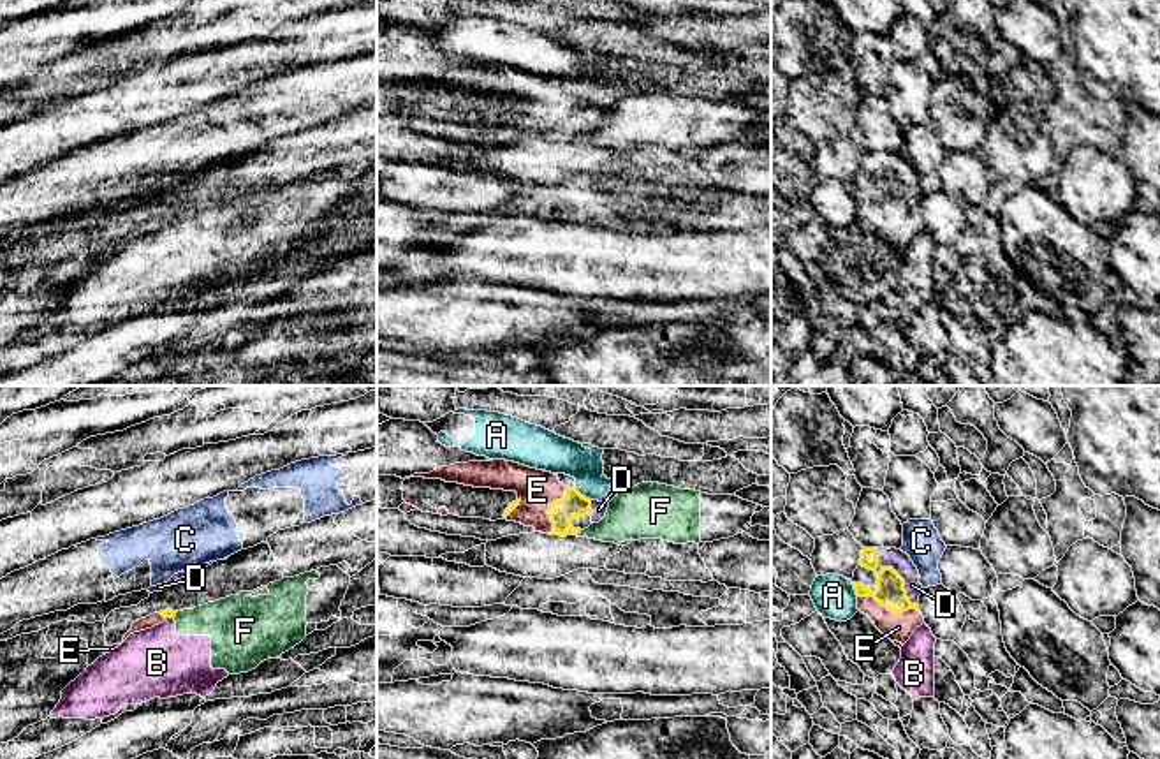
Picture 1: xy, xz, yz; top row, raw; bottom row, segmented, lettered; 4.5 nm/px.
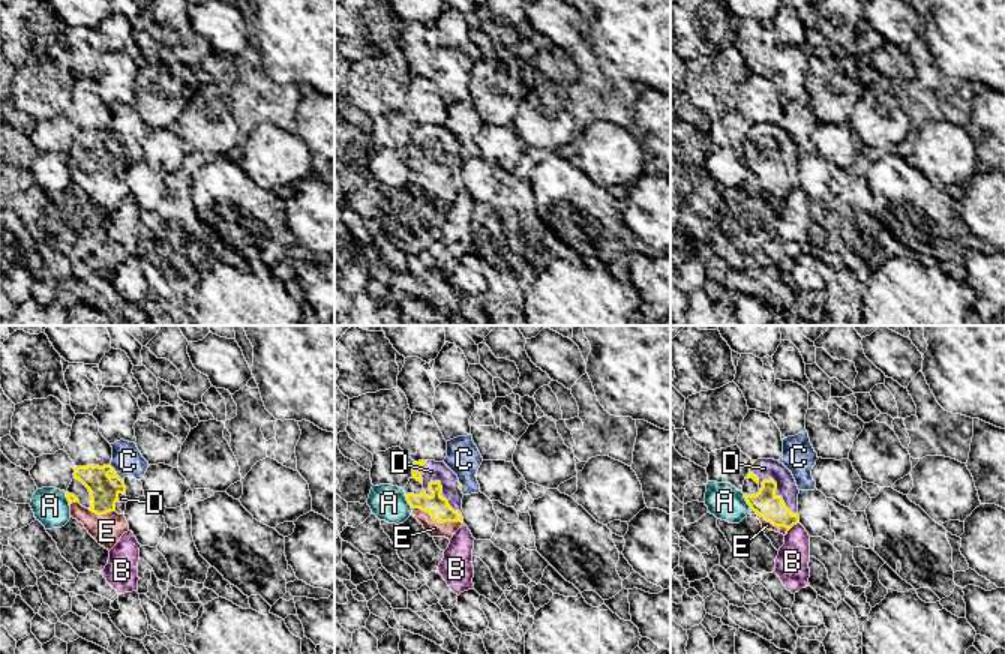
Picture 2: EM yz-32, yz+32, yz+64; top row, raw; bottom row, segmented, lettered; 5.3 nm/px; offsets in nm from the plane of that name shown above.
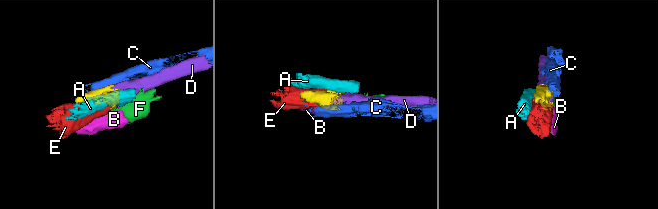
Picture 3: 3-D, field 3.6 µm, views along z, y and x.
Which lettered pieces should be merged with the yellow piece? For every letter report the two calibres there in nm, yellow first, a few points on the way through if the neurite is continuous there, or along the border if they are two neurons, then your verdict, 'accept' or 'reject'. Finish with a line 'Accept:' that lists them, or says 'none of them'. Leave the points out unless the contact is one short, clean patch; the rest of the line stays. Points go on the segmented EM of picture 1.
A: 120 nm thick on the yellow side, 170 nm on the other; border along xz (576, 486), (590, 501); reject
B: 50 nm thick on the yellow side, 320 nm on the other; border along xy (166, 617), (173, 618); reject
C: 20 nm thick on the yellow side, 180 nm on the other; border along yz (917, 574), (919, 580); reject
D: 130 nm thick on the yellow side, 90 nm on the other; runs through yz (889, 592), (896, 585), (896, 573), (896, 559); accept
E: 130 nm thick on the yellow side, 130 nm on the other; accept
F: 120 nm thick on the yellow side, 200 nm on the other; border along xz (581, 530), (576, 534); reject
Accept: D, E

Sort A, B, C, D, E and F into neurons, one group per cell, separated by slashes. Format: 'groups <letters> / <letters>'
groups A / B F / C / D E

